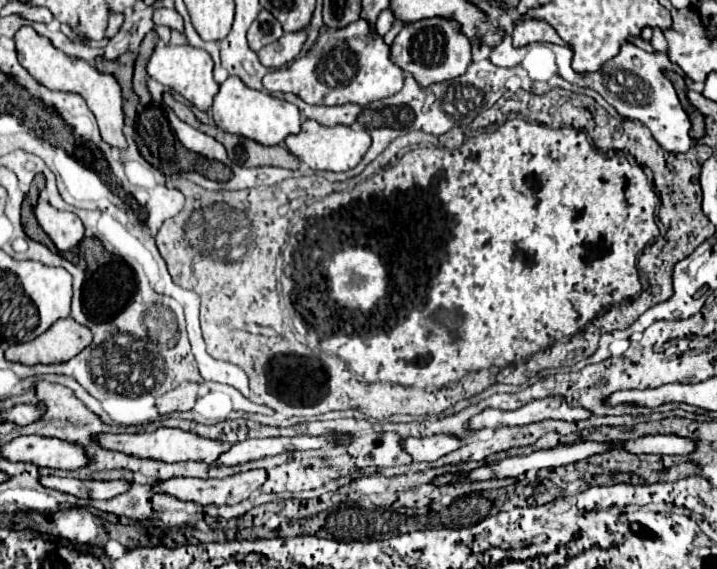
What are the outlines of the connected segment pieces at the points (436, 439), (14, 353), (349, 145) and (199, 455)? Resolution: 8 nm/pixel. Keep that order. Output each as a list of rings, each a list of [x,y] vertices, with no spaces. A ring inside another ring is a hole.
[[[437,433],[431,437],[419,437],[419,439],[405,439],[403,449],[413,457],[413,461],[437,461],[439,457],[459,449],[463,445],[463,439],[457,435]]]
[[[71,317],[59,319],[45,331],[45,335],[39,335],[37,339],[29,343],[11,345],[5,351],[7,361],[19,361],[25,365],[35,363],[63,363],[81,353],[87,345],[91,345],[91,331],[77,323]]]
[[[305,119],[301,125],[301,131],[297,135],[289,135],[285,139],[285,147],[305,165],[309,165],[315,171],[349,171],[353,169],[365,155],[365,151],[371,145],[371,135],[365,129],[353,129],[347,125],[333,125],[325,127],[313,119]]]
[[[161,427],[157,431],[151,433],[121,433],[121,435],[99,435],[99,443],[105,449],[113,449],[113,451],[123,451],[129,455],[137,455],[137,457],[151,457],[151,459],[159,459],[159,461],[167,461],[167,463],[175,463],[175,461],[205,461],[205,463],[213,463],[217,461],[225,451],[229,451],[229,447],[233,447],[227,441],[217,441],[217,439],[205,439],[197,433],[189,433],[189,431],[181,431],[181,429],[167,429]]]

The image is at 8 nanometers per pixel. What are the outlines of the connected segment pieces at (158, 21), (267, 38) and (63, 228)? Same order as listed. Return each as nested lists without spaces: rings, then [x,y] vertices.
[[[165,7],[155,9],[153,21],[155,21],[155,25],[167,25],[171,29],[183,31],[183,17],[175,9],[165,9]]]
[[[261,11],[257,15],[257,19],[253,21],[249,33],[247,33],[247,41],[249,41],[249,47],[253,51],[259,51],[261,47],[277,41],[279,37],[283,35],[283,27],[277,19],[273,19],[273,15],[269,15],[269,11]]]
[[[39,201],[35,207],[35,215],[39,225],[43,227],[43,231],[53,239],[55,247],[59,251],[69,251],[73,247],[79,245],[79,241],[83,239],[83,223],[75,213],[69,211],[59,211],[55,207],[51,207],[45,201]]]

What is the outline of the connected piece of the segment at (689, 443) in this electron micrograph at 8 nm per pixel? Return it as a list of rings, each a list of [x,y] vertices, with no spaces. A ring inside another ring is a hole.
[[[643,435],[623,443],[627,453],[655,453],[655,455],[691,455],[697,449],[697,439],[679,435]]]

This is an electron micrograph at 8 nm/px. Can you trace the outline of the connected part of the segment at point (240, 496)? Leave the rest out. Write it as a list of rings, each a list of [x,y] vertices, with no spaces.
[[[253,469],[245,473],[235,473],[225,479],[167,479],[155,485],[157,493],[169,493],[183,501],[195,501],[201,505],[235,505],[247,499],[251,493],[259,491],[267,481],[265,469]]]

